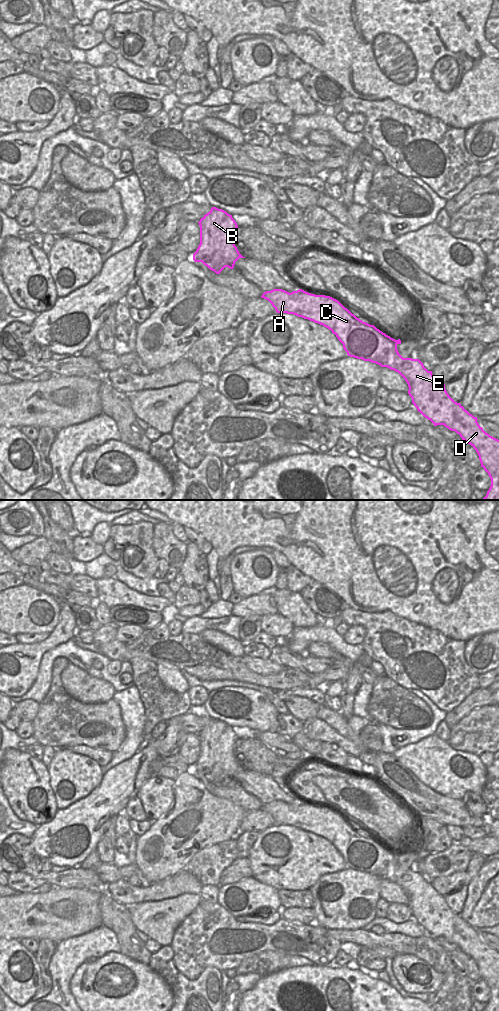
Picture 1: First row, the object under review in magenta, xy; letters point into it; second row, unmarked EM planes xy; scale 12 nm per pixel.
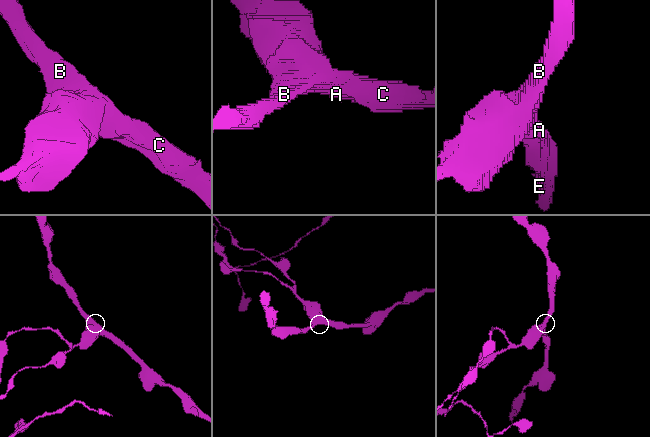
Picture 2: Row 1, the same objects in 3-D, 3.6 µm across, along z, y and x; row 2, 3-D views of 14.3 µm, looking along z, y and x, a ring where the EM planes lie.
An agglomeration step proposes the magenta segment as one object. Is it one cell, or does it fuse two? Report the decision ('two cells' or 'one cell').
one cell

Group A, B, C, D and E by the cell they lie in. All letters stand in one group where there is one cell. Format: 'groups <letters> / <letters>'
groups A B C D E

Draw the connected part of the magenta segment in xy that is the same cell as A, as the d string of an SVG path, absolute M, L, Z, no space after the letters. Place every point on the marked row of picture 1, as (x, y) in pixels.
M273 289L264 292L261 298L268 300L277 313L294 314L331 330L343 344L348 356L370 361L398 372L407 382L408 394L418 412L430 420L434 426L444 425L449 430L455 431L462 440L476 450L481 467L491 479L491 486L482 500L499 500L499 440L486 433L478 424L477 417L474 417L460 403L455 402L449 396L445 384L439 382L433 376L432 371L428 371L419 359L403 358L399 354L397 345L401 344L400 339L395 340L374 325L363 322L338 300L330 296L315 295L302 289L291 293L282 289Z

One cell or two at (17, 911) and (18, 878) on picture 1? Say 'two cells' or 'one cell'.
two cells

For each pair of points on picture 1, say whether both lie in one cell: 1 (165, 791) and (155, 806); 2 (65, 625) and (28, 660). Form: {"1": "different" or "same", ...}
{"1": "same", "2": "same"}

